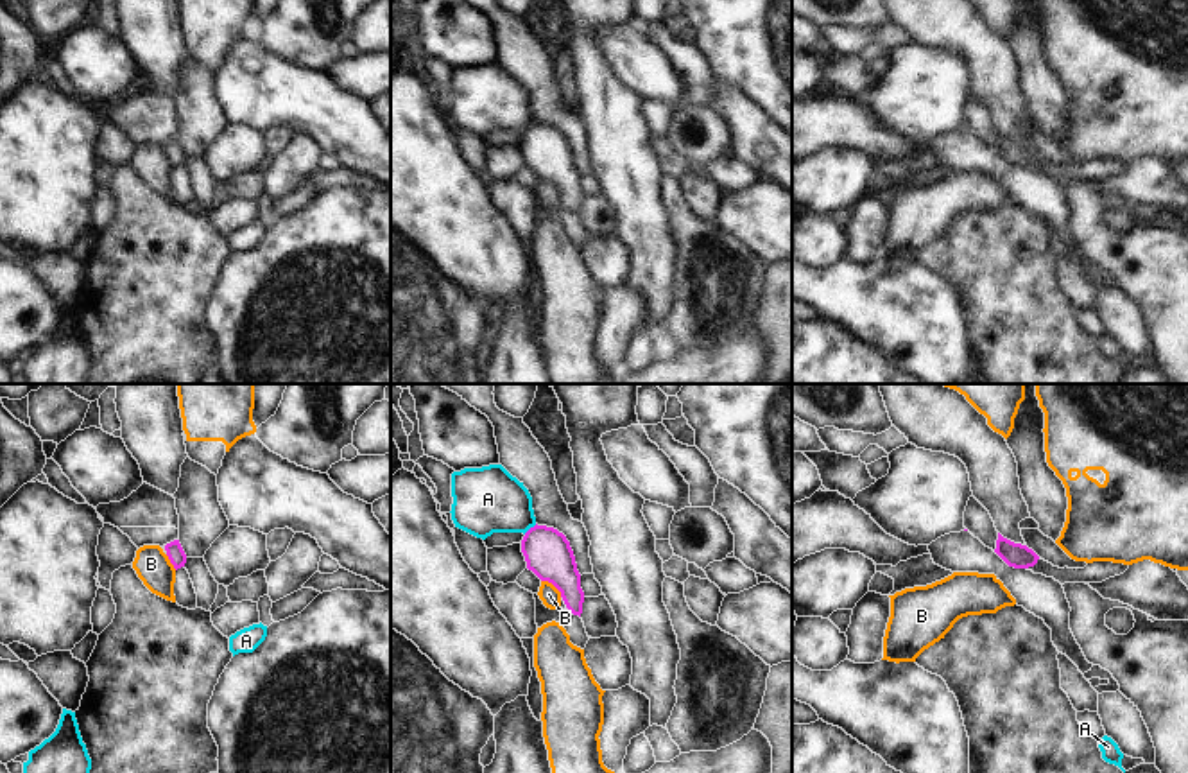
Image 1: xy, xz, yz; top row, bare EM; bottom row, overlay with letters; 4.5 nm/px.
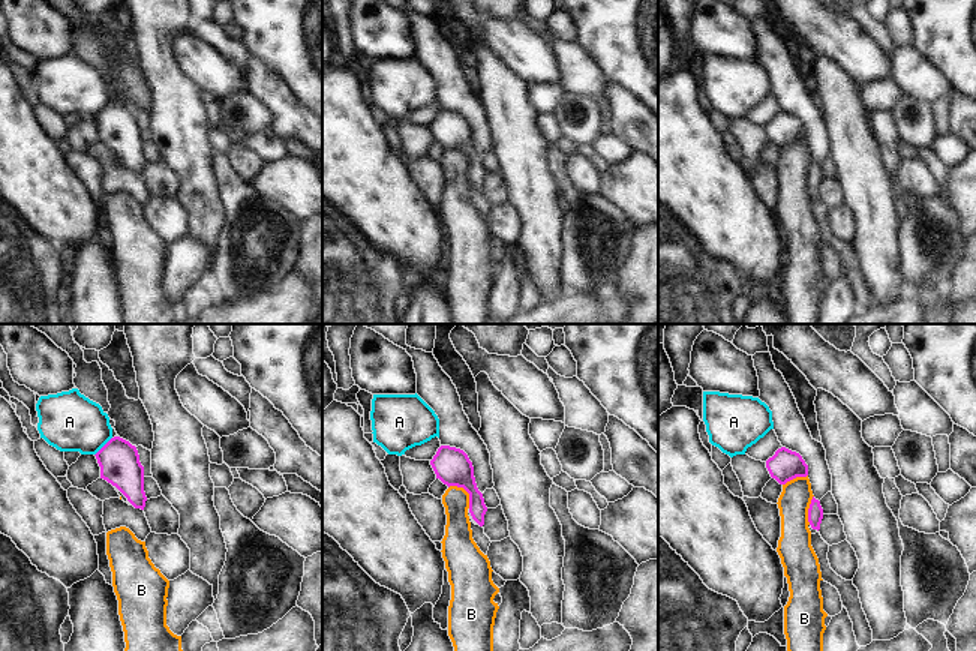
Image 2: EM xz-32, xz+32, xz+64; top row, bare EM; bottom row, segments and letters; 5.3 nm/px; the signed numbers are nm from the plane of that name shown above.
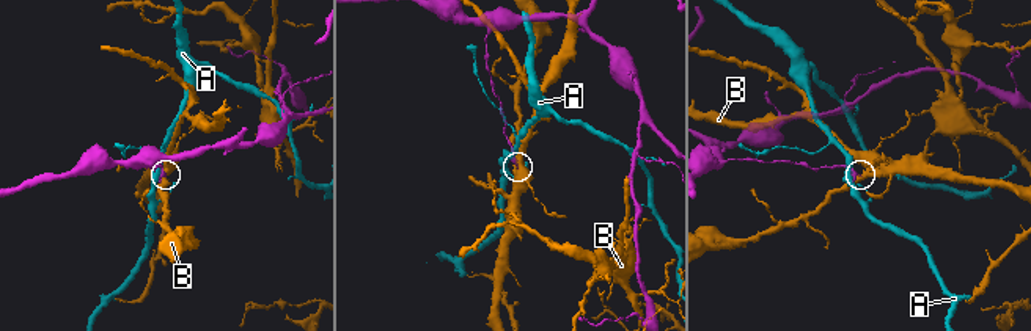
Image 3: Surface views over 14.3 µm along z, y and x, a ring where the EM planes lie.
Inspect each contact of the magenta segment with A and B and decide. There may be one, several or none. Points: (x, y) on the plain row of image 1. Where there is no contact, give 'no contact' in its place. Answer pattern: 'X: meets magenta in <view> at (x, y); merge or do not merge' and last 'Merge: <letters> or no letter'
A: meets magenta in xz at (531, 126); do not merge
B: meets magenta in xz at (552, 182); do not merge
Merge: no letter

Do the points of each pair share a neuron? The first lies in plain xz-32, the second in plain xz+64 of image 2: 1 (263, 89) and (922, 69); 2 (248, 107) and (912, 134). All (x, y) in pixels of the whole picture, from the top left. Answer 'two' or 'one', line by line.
1: two
2: one

